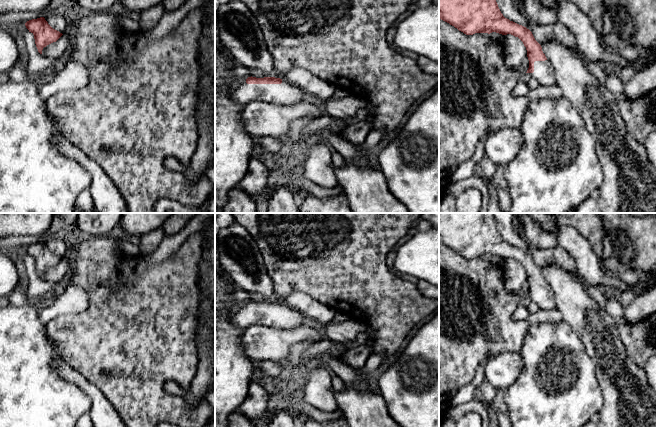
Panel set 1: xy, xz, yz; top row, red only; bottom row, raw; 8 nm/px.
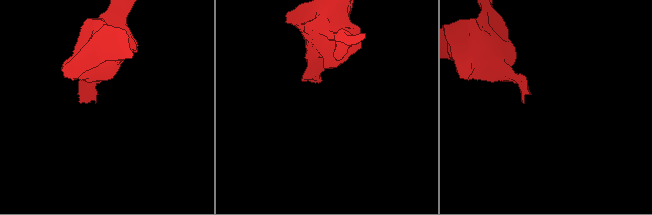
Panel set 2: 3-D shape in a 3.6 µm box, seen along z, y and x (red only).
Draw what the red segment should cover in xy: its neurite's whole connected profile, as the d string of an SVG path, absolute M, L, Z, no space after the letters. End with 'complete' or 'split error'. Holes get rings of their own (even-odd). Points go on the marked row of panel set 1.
M44 17L29 20L25 23L26 28L34 35L35 44L38 52L47 45L56 42L63 34L53 29Z | complete

